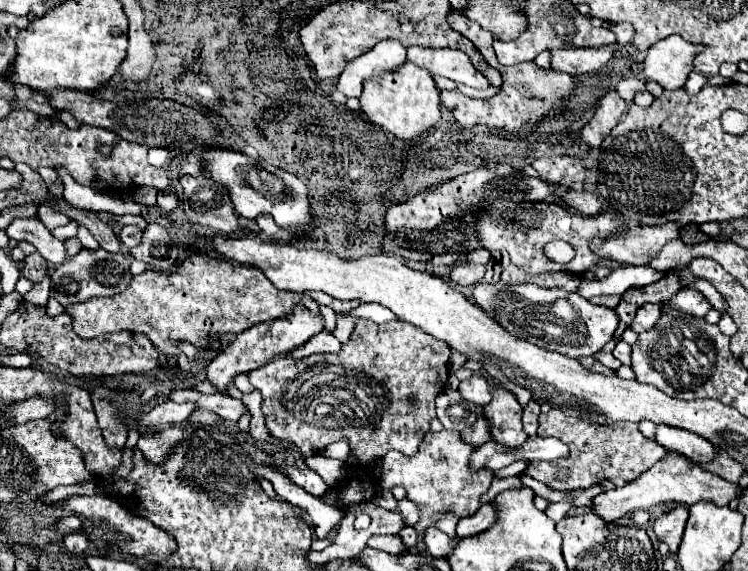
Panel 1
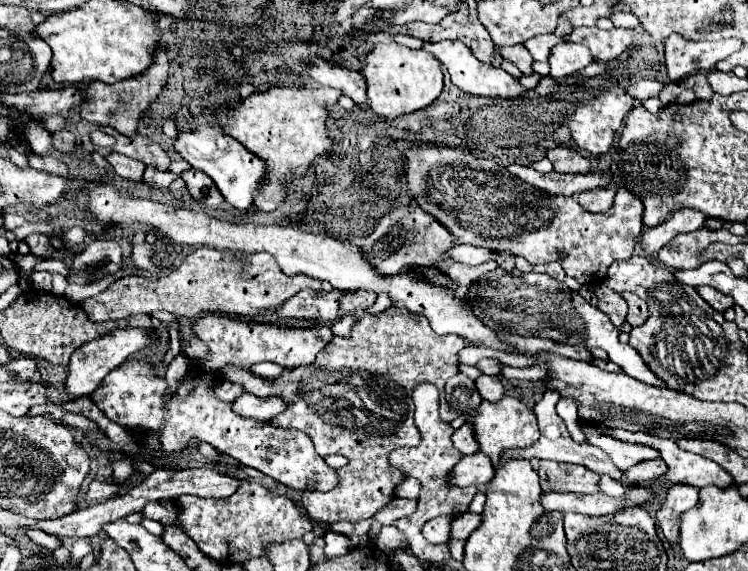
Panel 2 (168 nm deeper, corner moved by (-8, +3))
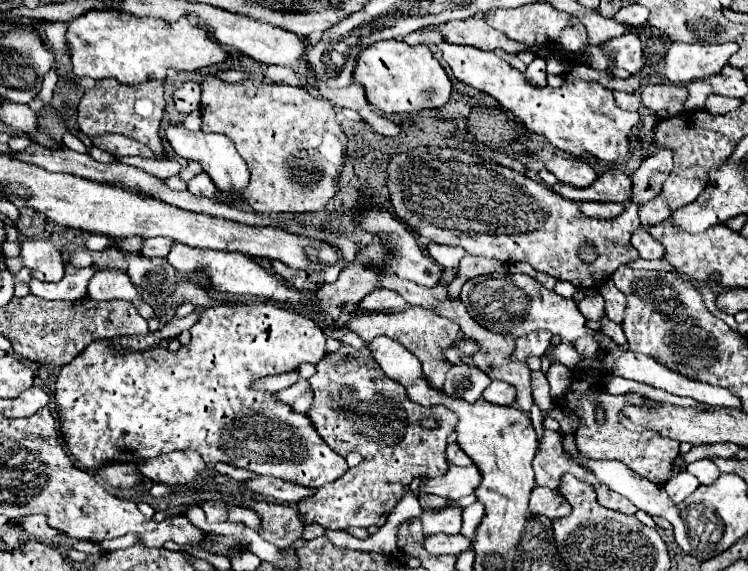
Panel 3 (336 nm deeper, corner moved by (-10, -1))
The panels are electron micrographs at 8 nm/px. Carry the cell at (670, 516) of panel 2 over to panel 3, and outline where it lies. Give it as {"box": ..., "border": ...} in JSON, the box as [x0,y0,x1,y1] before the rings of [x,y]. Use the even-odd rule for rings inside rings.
{"box":[664,470,700,504],"border":[[[682,470],[682,472],[672,474],[672,478],[664,484],[664,490],[666,490],[668,496],[672,498],[672,502],[680,504],[680,502],[682,502],[686,496],[690,496],[698,486],[700,486],[698,478],[692,476],[690,472]]]}

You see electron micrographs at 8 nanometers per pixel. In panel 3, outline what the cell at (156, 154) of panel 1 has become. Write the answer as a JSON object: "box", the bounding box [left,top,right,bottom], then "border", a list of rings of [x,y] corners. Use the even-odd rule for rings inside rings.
{"box":[174,82,200,114],"border":[[[186,82],[174,92],[174,104],[176,110],[182,114],[190,114],[200,108],[200,84],[198,82]]]}

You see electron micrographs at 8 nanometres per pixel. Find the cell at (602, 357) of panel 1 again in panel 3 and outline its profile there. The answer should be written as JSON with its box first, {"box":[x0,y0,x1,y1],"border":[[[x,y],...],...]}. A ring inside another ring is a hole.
{"box":[541,342,582,374],"border":[[[562,342],[562,344],[558,344],[552,352],[546,352],[544,356],[541,356],[541,370],[546,374],[548,366],[550,366],[550,364],[554,364],[554,362],[558,362],[558,364],[562,362],[562,364],[566,364],[566,368],[574,368],[574,366],[578,366],[578,362],[580,362],[580,360],[582,360],[582,356],[574,354],[572,344]]]}

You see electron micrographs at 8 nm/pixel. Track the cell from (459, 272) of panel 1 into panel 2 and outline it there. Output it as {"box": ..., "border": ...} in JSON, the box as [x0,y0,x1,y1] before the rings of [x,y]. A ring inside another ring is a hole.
{"box":[448,262,498,288],"border":[[[486,262],[486,264],[480,264],[480,266],[468,266],[468,264],[452,264],[452,268],[448,270],[450,278],[462,286],[462,288],[470,288],[480,276],[492,272],[498,264],[496,262]]]}

